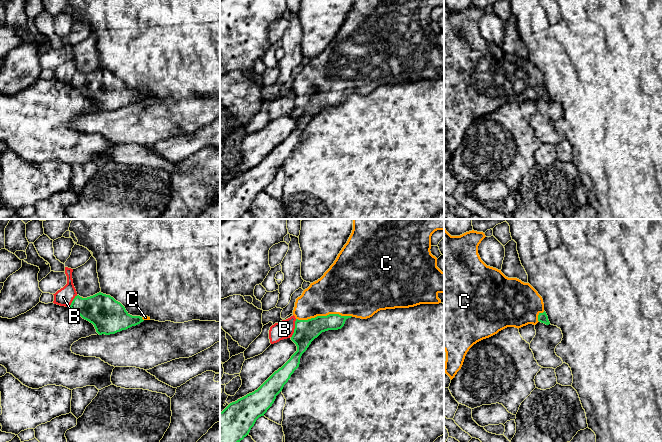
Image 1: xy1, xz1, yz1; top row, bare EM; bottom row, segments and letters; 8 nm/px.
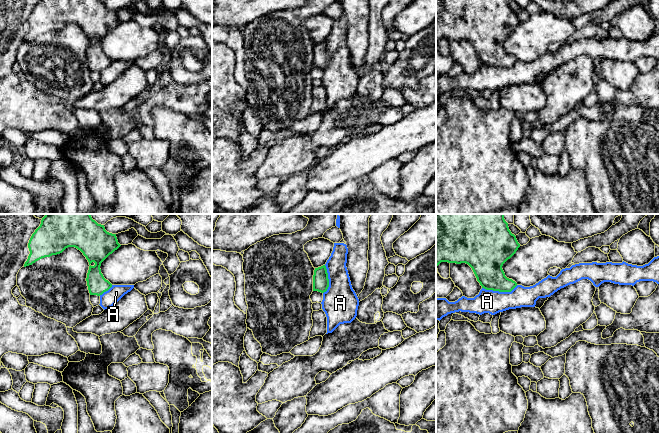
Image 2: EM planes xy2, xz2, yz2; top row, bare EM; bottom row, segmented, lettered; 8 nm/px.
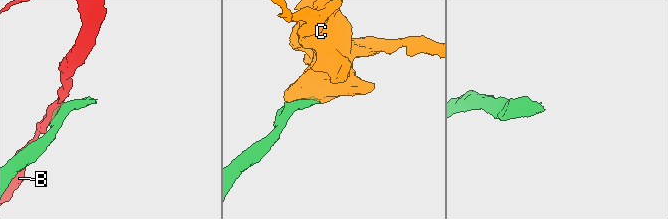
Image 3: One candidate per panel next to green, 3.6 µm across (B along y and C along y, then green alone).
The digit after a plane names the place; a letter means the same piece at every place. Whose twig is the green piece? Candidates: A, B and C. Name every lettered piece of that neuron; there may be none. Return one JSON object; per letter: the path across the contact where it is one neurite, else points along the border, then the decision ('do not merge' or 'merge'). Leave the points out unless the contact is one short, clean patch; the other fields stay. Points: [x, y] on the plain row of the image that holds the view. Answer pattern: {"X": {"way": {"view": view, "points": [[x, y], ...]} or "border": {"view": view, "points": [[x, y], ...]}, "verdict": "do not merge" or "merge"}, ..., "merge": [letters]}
{"A": {"border": {"view": "yz2", "points": [[517, 61], [510, 67], [493, 67], [482, 64]]}, "verdict": "do not merge"}, "B": {"verdict": "do not merge"}, "C": {"verdict": "merge"}, "merge": ["C"]}

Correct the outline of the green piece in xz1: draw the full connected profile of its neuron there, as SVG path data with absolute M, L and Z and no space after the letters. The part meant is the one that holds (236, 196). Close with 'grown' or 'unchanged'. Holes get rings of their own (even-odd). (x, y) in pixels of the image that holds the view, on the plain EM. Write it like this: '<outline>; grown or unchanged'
M353 0L352 9L344 21L340 29L338 30L334 39L324 49L324 51L317 57L310 60L305 65L300 73L296 75L293 91L296 94L294 109L291 116L296 120L297 127L291 132L291 134L277 147L275 147L257 166L246 172L238 175L235 178L230 179L222 188L220 188L220 219L239 219L243 216L254 202L256 196L264 192L267 186L274 179L276 172L282 167L284 161L288 158L291 151L299 143L300 134L302 130L307 126L311 118L317 114L322 108L328 106L341 105L345 97L348 94L356 93L361 95L367 95L372 93L380 86L395 85L395 84L409 84L420 80L439 80L441 76L438 74L439 69L444 69L444 48L437 43L437 34L431 30L431 12L437 6L444 6L444 0Z; grown

